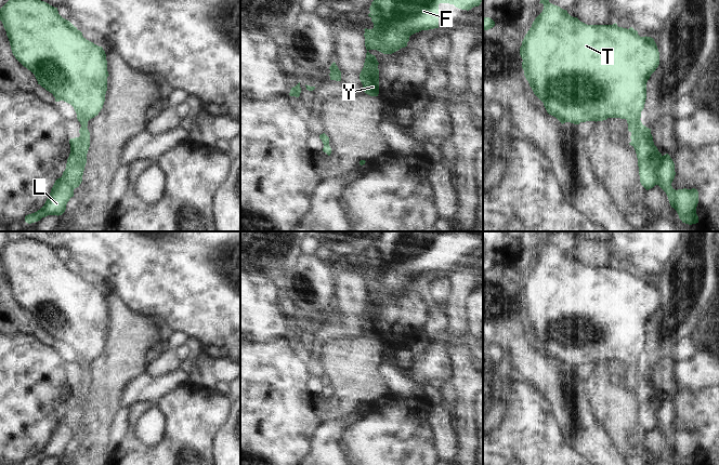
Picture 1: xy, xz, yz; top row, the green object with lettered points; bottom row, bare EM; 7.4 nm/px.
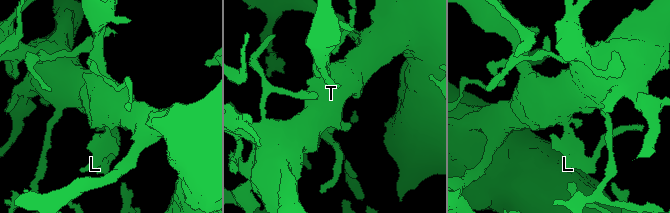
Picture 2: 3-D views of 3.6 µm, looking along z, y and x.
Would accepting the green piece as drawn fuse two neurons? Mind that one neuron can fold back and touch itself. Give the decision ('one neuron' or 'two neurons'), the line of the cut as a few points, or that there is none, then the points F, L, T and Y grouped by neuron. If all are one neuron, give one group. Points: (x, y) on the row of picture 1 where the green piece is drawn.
one neuron | no cut | F L T Y

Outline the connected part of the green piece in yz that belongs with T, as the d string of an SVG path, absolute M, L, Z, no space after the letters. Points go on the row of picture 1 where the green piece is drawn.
M540 0L542 12L535 18L532 27L525 35L520 48L523 59L522 68L534 94L544 103L547 112L555 117L562 124L571 122L579 124L586 121L603 121L607 118L626 119L628 131L631 133L631 145L637 154L640 183L646 189L658 185L667 195L682 223L692 225L698 223L696 207L698 191L692 189L674 189L671 183L675 178L675 163L668 154L662 155L654 145L651 129L642 124L641 111L646 99L646 82L659 65L659 52L653 38L640 37L632 27L629 29L613 25L587 25L577 17L571 16L566 10Z

